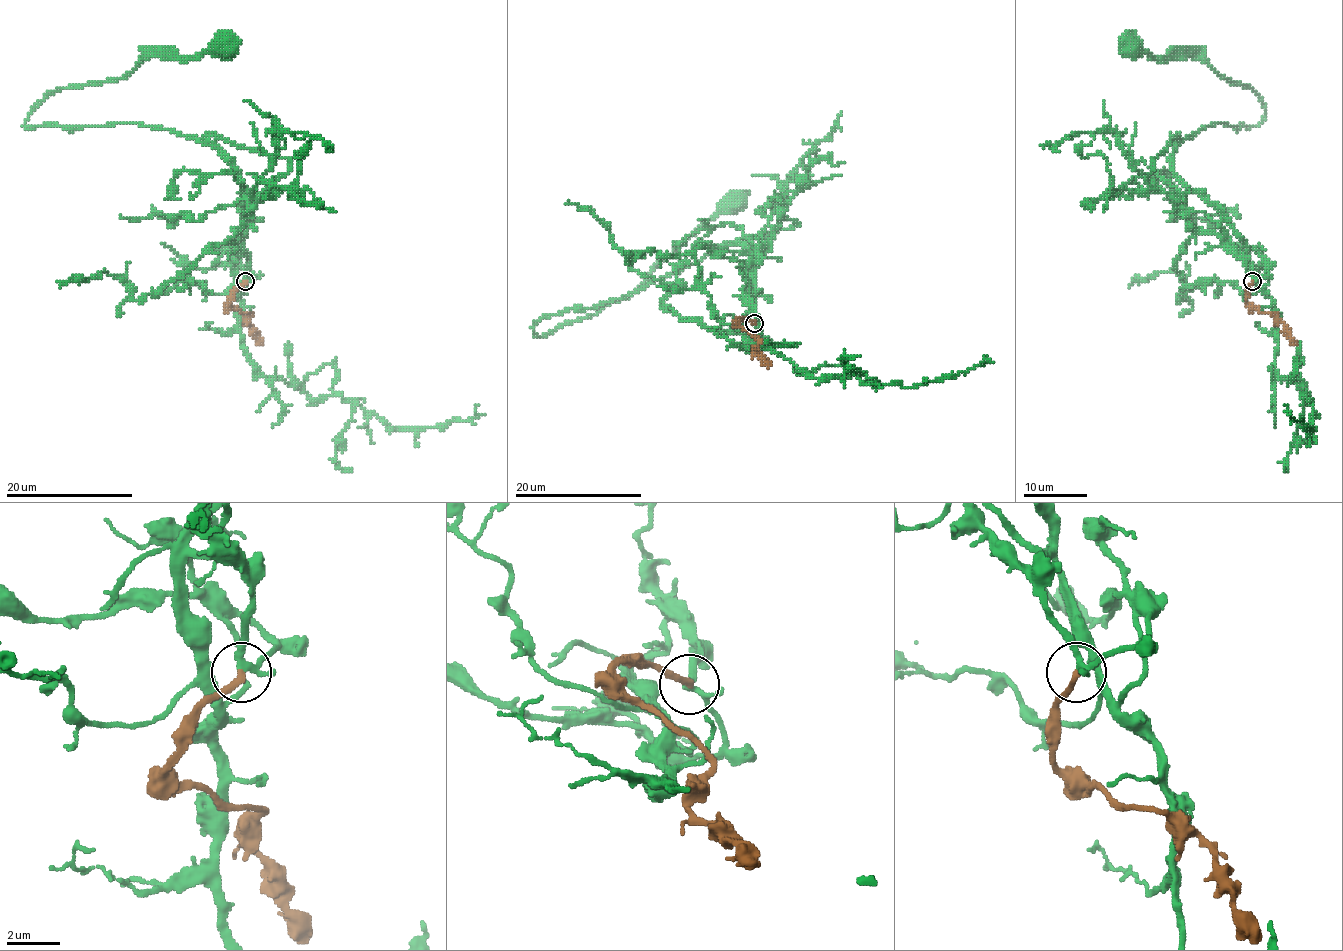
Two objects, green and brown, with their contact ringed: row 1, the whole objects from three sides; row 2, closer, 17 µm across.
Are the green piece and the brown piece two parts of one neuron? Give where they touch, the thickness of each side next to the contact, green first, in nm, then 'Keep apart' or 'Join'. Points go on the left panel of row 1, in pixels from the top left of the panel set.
Place: (245, 281). Thickness 180 nm (green) against 240 nm. Join

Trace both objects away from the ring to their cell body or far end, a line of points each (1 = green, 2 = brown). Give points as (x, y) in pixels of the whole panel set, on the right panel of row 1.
1: (1253, 282), (1247, 245), (1172, 152), (1207, 125), (1252, 126), (1263, 101), (1207, 63), (1133, 46)
2: (1252, 282), (1247, 290), (1248, 304), (1282, 321), (1294, 345)

